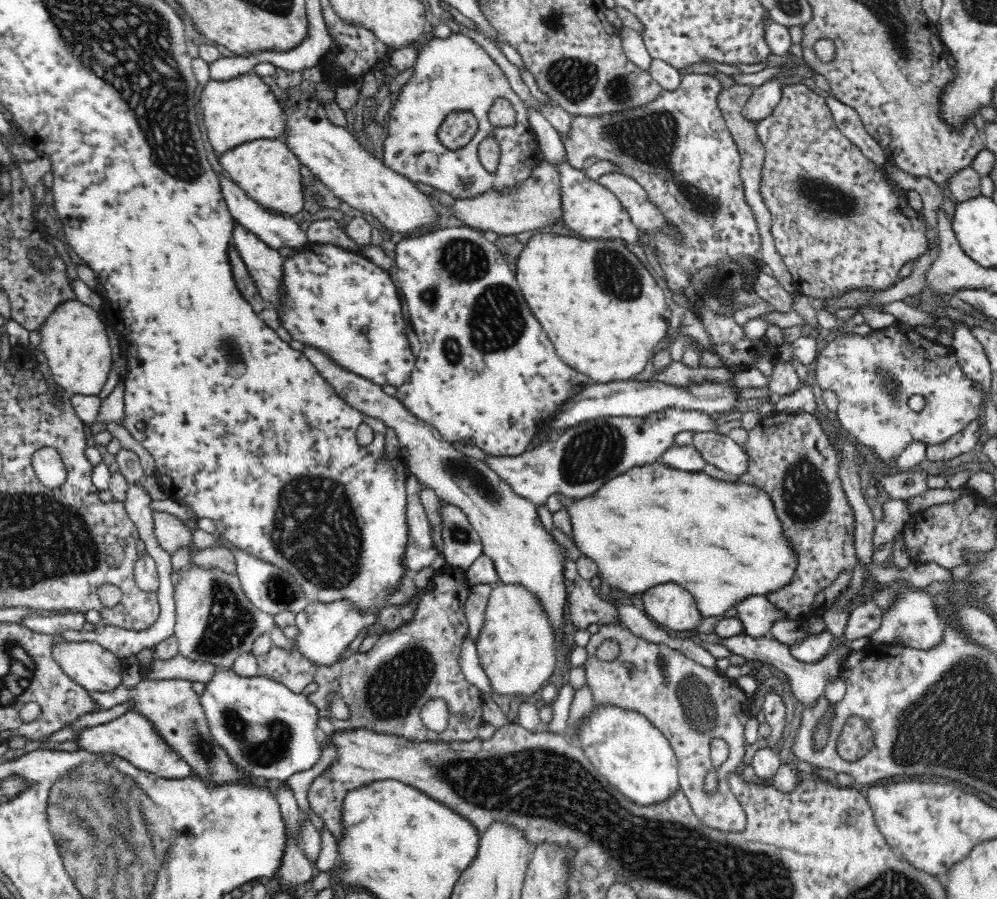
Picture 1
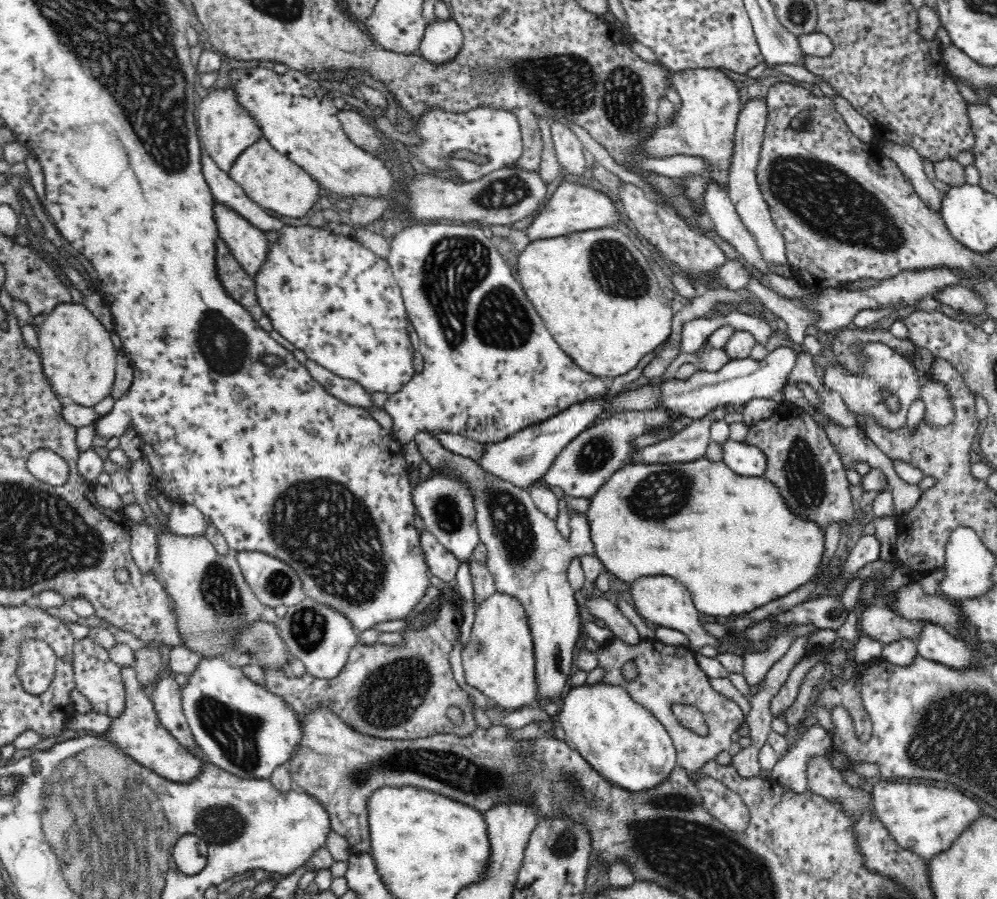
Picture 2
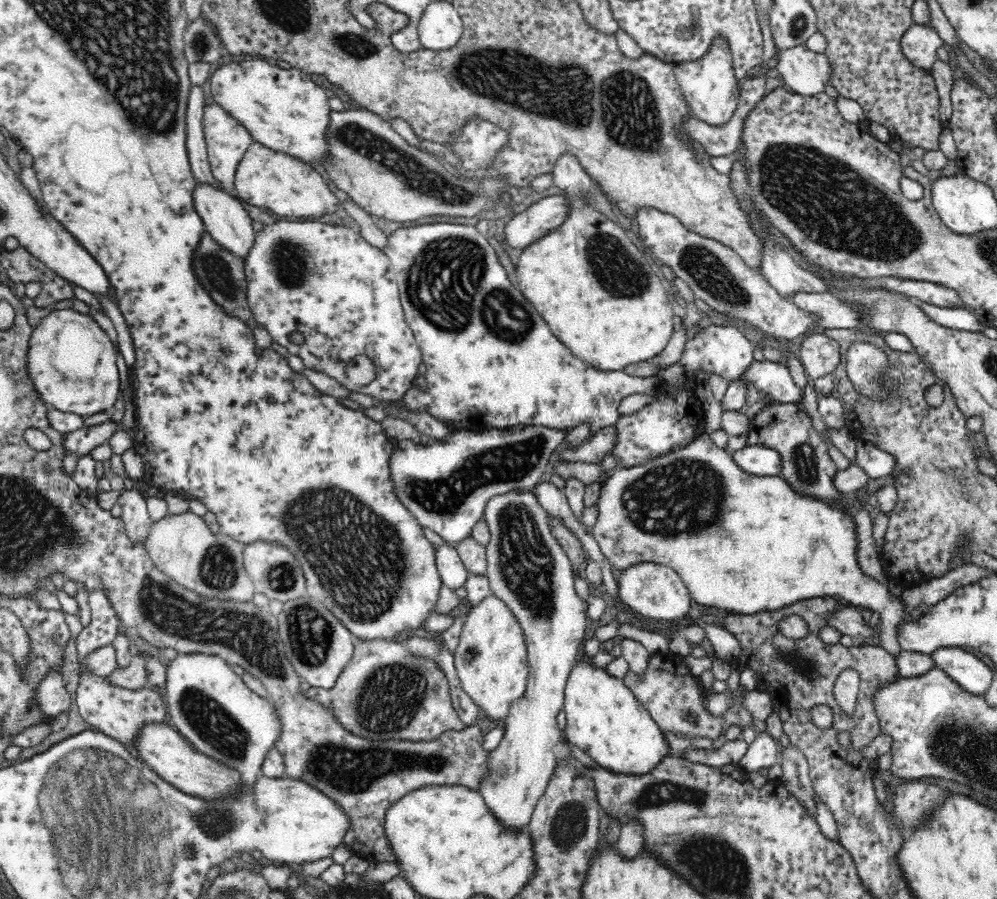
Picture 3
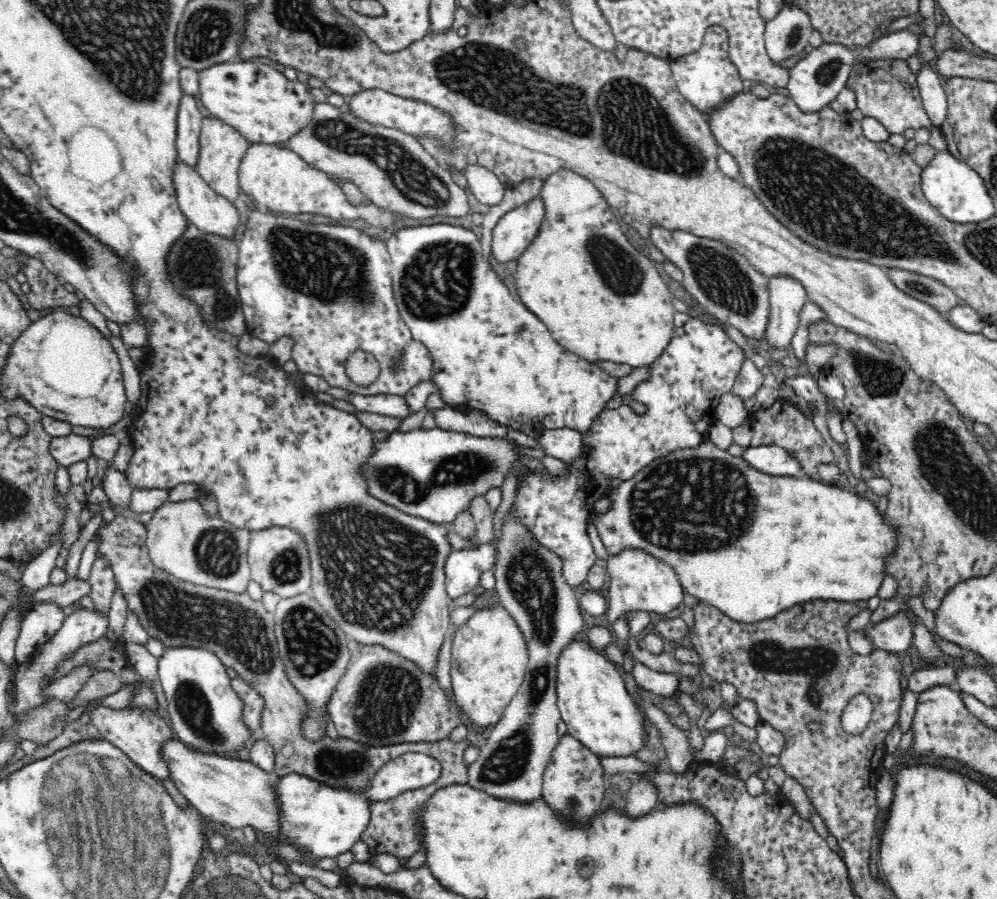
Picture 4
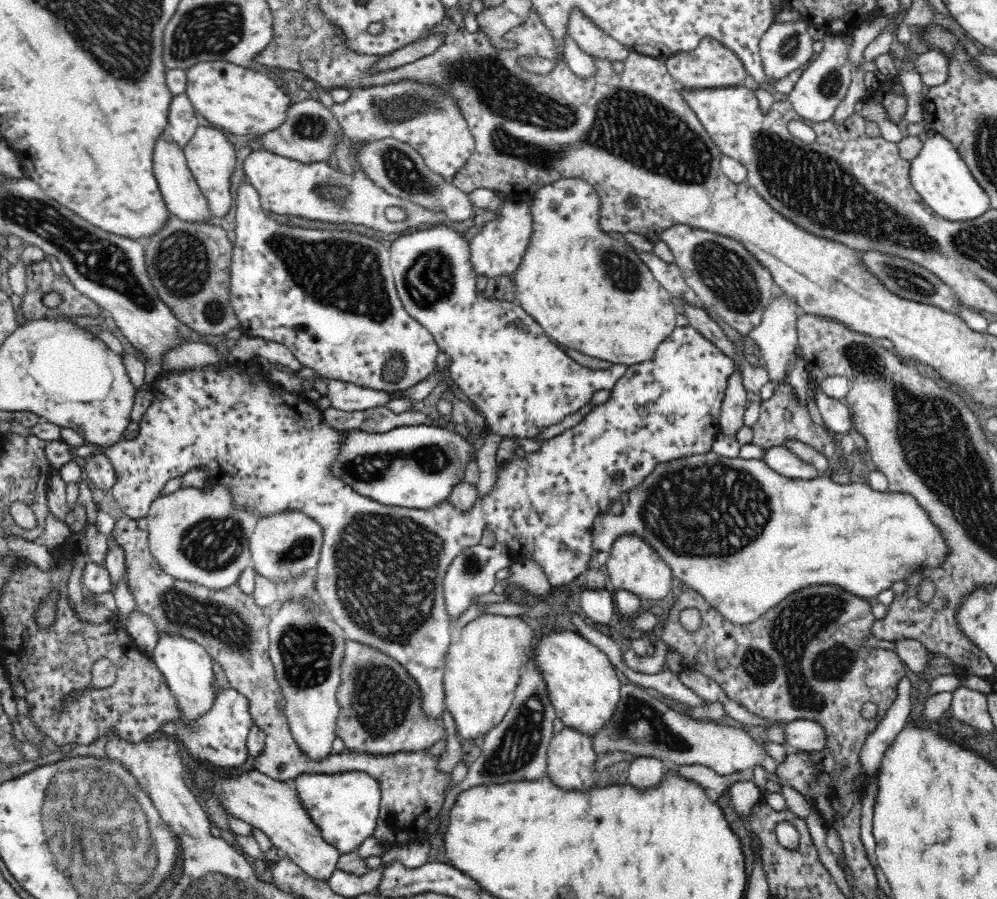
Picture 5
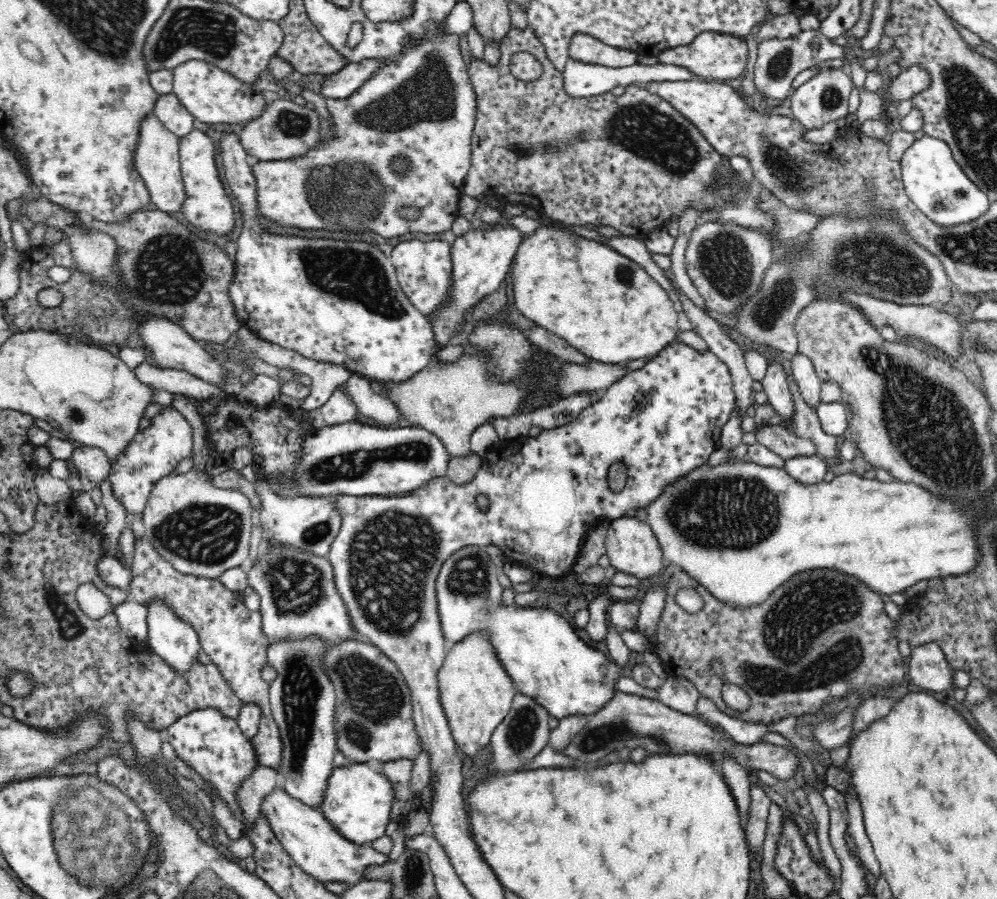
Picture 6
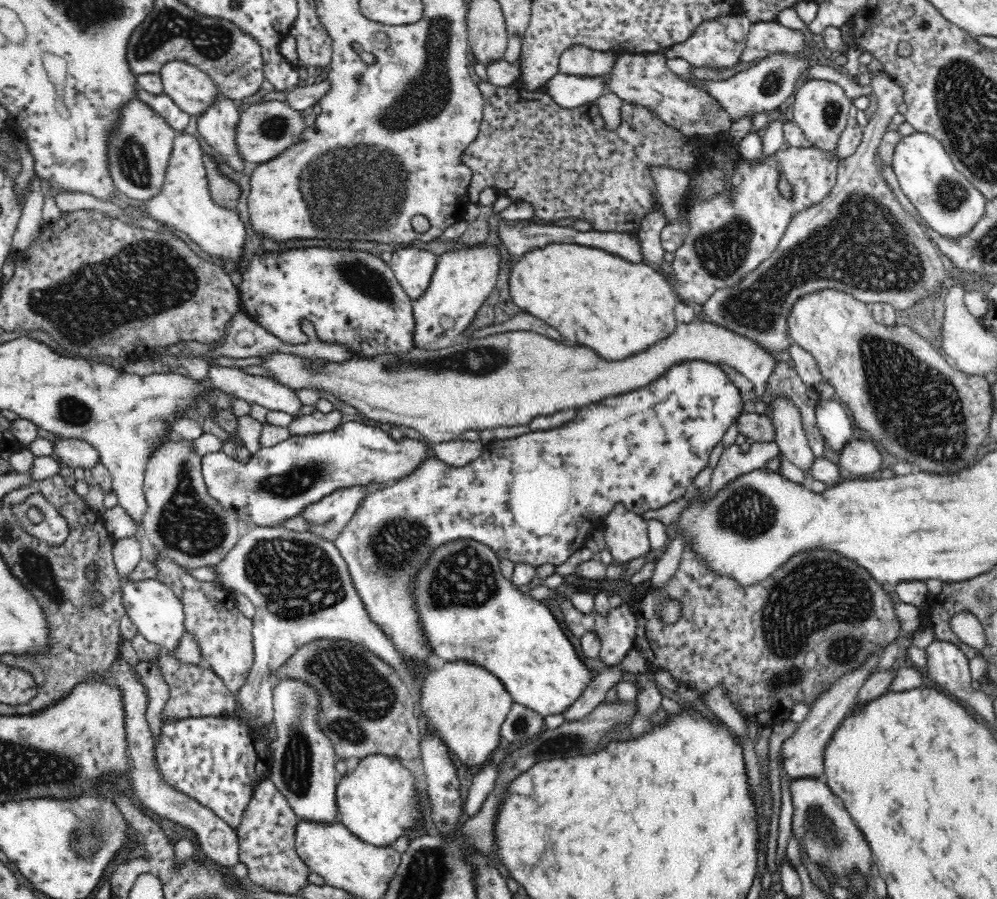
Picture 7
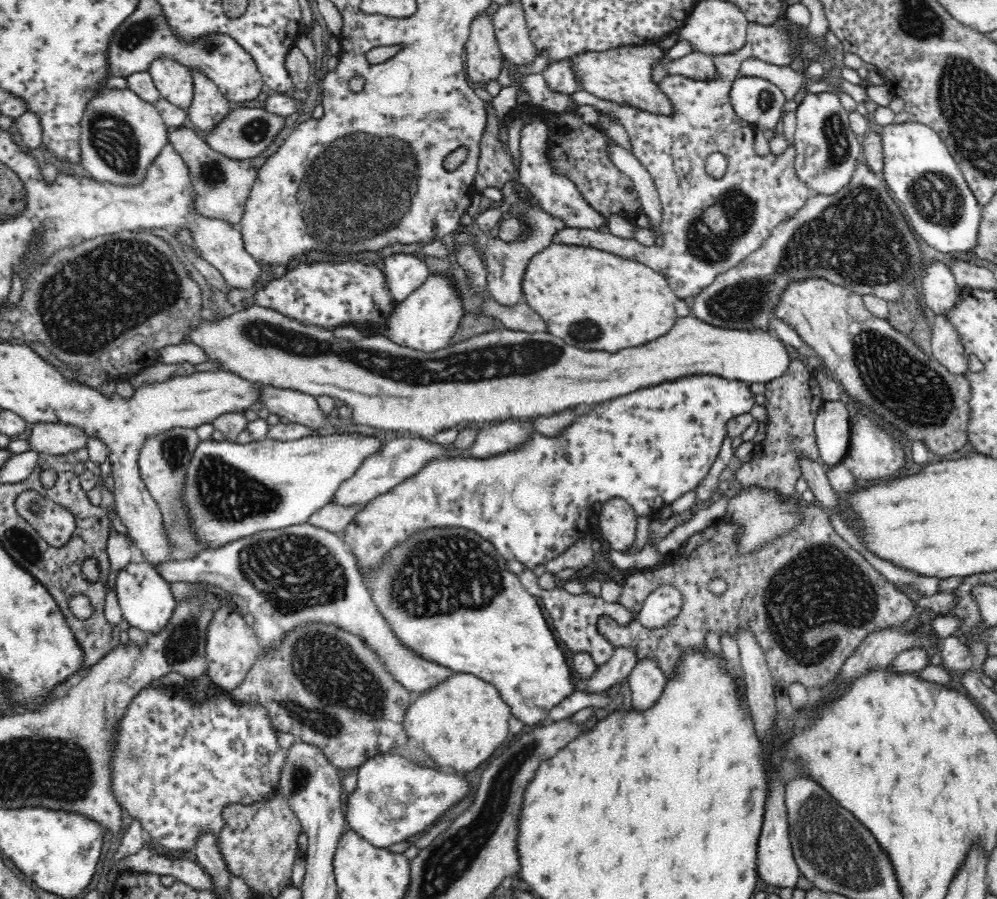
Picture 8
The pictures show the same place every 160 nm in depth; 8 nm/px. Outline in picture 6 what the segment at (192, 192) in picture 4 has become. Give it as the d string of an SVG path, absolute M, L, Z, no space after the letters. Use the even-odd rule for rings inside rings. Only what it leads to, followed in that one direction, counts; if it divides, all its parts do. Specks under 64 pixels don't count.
M154 113L146 114L140 122L132 165L138 172L138 177L144 181L150 195L150 202L158 211L178 212L182 208L184 185L182 185L180 169L179 136L170 132Z

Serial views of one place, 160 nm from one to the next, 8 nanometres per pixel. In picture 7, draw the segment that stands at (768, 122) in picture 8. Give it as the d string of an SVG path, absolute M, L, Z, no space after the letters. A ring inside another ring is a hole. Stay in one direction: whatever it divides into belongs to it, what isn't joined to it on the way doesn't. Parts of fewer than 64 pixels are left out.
M808 38L807 49L800 55L784 55L784 53L773 53L763 58L760 63L740 71L728 79L718 81L708 80L705 82L707 92L722 105L722 109L730 115L732 122L737 123L742 117L753 118L756 114L770 113L777 110L784 100L792 100L795 91L800 84L799 81L805 74L812 54L812 38Z

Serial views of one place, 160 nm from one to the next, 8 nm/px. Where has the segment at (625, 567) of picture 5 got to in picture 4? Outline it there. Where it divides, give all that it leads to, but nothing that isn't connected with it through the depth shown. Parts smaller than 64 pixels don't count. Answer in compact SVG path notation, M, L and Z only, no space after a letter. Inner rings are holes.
M640 548L624 549L603 563L610 576L607 613L610 623L630 611L658 612L666 614L683 601L684 589L674 569L663 560L655 558Z

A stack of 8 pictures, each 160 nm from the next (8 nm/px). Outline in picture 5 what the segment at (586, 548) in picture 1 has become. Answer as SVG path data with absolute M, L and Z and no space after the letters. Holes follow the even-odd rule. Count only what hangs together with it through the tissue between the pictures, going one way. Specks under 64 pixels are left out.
M712 451L710 454L676 459L669 463L658 465L637 489L629 493L629 504L624 508L622 516L615 516L613 513L598 516L591 526L592 557L595 558L599 552L610 552L614 540L620 534L626 532L637 534L666 561L666 564L673 572L673 576L682 580L691 589L699 592L728 620L731 620L734 624L746 625L754 622L754 620L758 620L758 617L761 617L772 606L784 600L788 594L792 594L792 592L796 592L796 590L800 590L804 586L833 584L834 586L841 586L844 590L849 590L856 596L868 599L872 598L872 596L878 596L884 590L891 589L895 582L906 581L907 578L916 575L922 569L941 567L950 552L948 543L942 538L942 534L934 526L934 522L930 520L928 512L924 512L924 508L916 502L916 498L912 498L910 494L902 494L902 492L894 492L889 489L877 491L872 489L869 484L860 482L836 483L828 479L828 476L823 475L812 480L788 478L772 470L763 460L723 458ZM718 518L726 520L726 526L718 524L718 530L712 530L710 526L714 526L714 522L718 522Z

